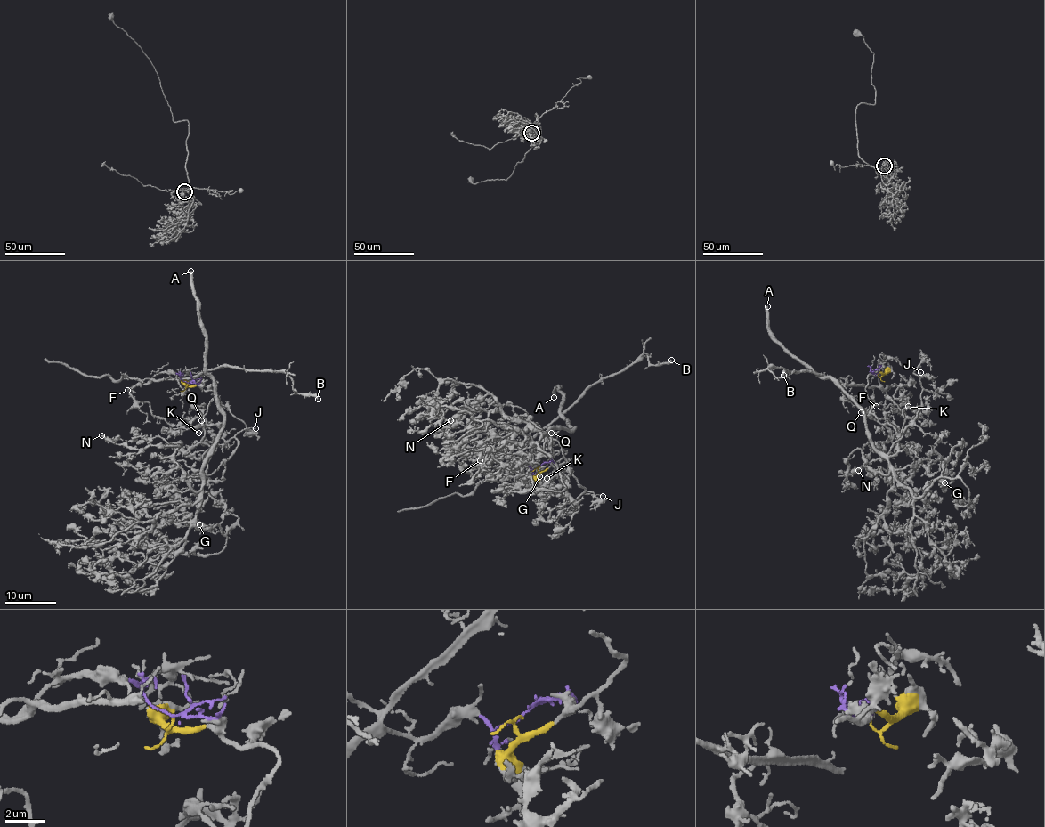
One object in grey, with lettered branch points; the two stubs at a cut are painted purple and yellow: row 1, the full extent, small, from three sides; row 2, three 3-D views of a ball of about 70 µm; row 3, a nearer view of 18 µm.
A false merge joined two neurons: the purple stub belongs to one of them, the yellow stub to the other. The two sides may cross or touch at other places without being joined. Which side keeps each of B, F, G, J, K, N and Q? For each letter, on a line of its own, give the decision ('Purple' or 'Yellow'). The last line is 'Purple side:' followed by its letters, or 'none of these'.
B: Purple
F: Purple
G: Yellow
J: Yellow
K: Yellow
N: Yellow
Q: Yellow
Purple side: B, F

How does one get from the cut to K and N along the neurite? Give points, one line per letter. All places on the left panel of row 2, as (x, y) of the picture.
K: (188, 383), (215, 393), (201, 419), (206, 459), (219, 430), (206, 423), (198, 433)
N: (188, 383), (215, 393), (203, 417), (210, 449), (198, 491), (174, 460), (176, 445), (131, 449), (101, 435)

